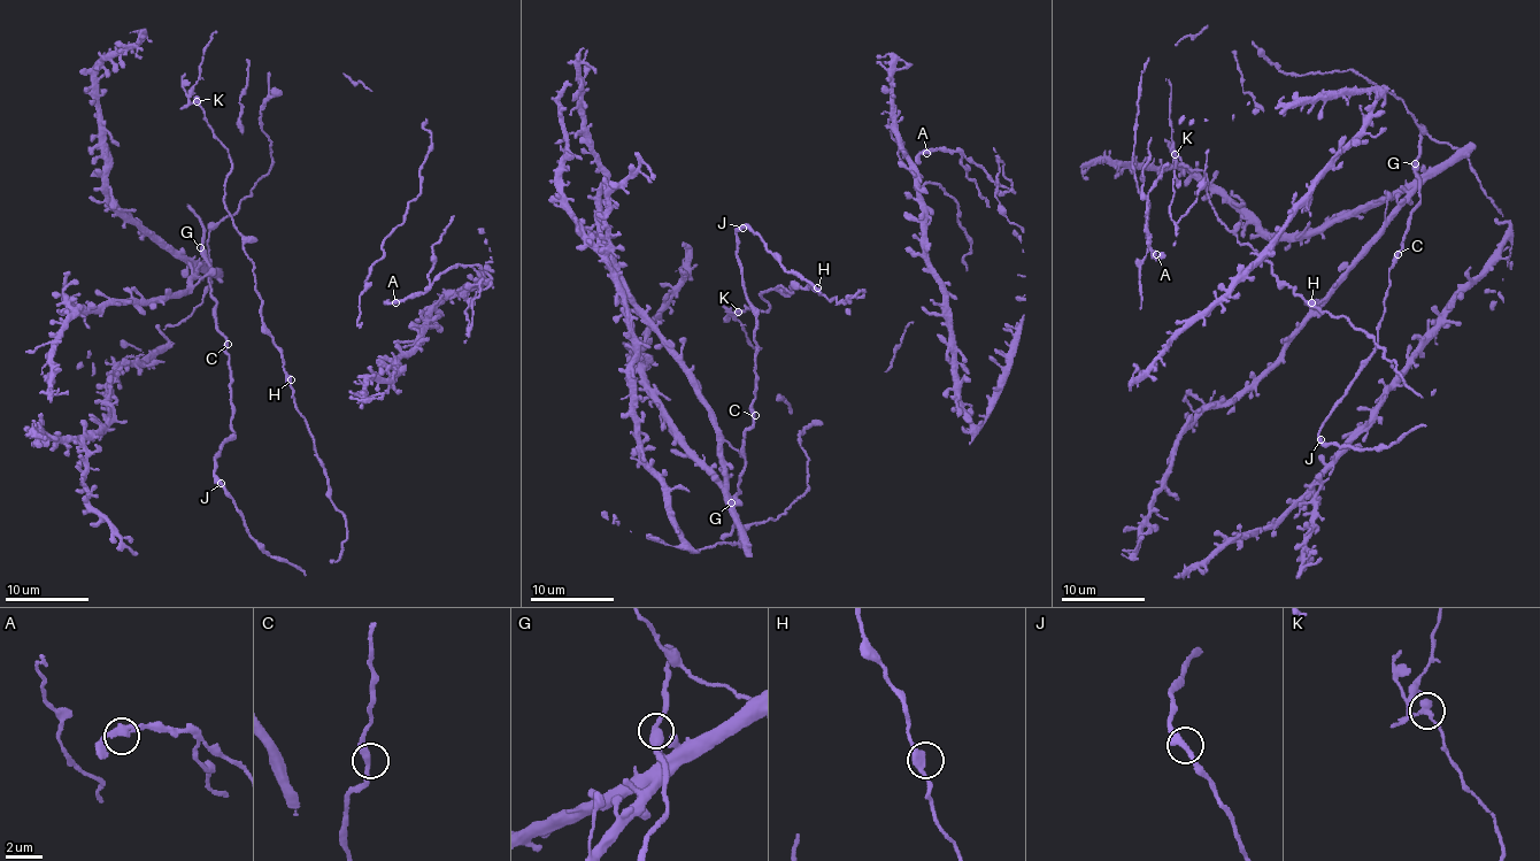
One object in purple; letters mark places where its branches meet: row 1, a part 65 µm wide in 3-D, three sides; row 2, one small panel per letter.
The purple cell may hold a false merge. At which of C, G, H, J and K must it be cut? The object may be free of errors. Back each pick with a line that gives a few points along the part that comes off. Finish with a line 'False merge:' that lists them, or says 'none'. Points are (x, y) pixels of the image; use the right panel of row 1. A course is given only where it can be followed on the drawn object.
False merge: K

